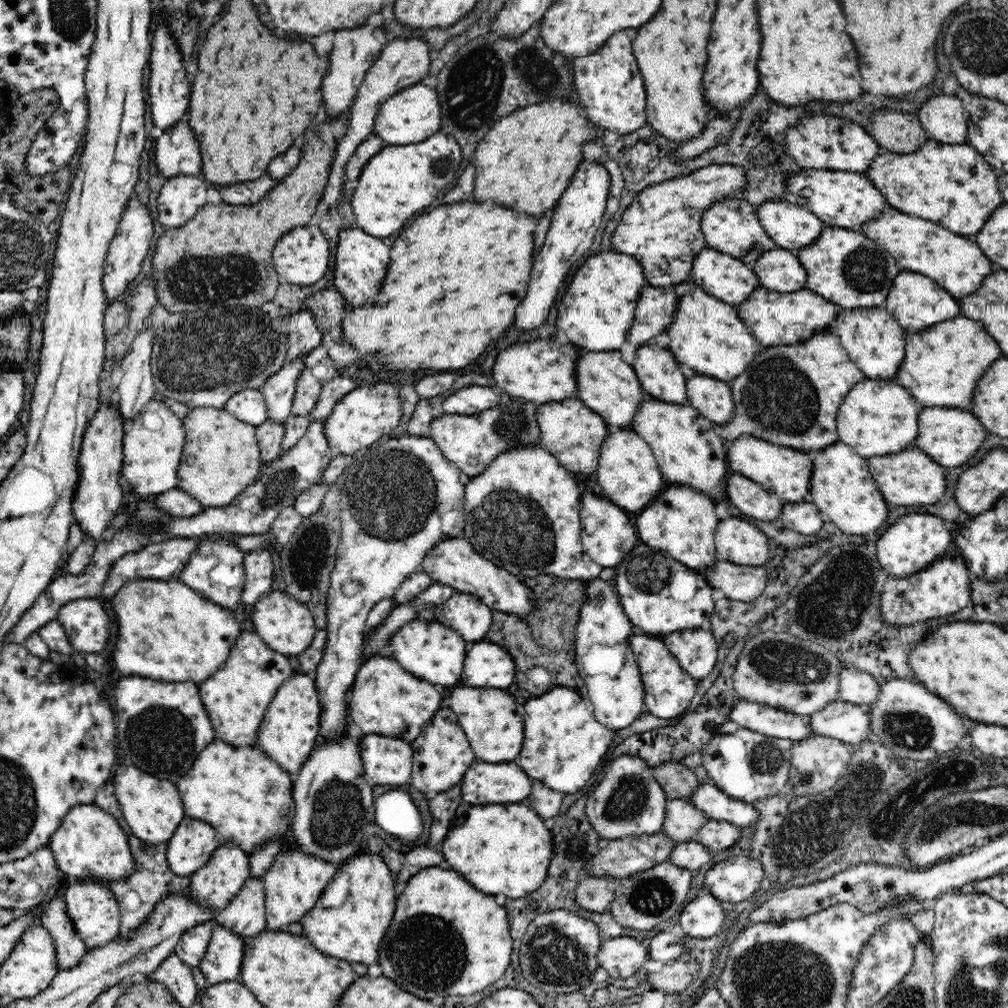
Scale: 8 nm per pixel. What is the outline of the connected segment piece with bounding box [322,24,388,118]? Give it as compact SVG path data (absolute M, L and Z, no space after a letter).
M383 24L379 27L368 25L362 28L352 28L352 30L340 29L335 32L334 46L329 54L329 67L322 80L323 104L325 104L325 113L329 114L330 118L332 114L346 114L351 109L353 99L359 86L363 84L368 69L372 68L388 42L386 33L387 27Z

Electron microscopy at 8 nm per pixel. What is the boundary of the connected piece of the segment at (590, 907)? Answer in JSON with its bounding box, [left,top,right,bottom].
[576,877,616,912]

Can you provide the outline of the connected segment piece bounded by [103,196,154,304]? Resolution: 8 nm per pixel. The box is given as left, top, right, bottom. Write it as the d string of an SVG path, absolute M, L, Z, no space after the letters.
M138 196L134 197L136 197L136 200L132 200L132 202L126 204L121 222L116 230L116 236L112 238L108 248L103 274L103 287L107 304L112 304L112 302L116 302L118 298L123 298L124 294L128 292L130 284L136 280L136 276L138 276L140 268L142 268L142 264L144 264L144 260L146 260L146 256L148 256L148 250L150 250L150 242L152 242L152 234L154 232L150 211L142 206L142 202L138 200Z

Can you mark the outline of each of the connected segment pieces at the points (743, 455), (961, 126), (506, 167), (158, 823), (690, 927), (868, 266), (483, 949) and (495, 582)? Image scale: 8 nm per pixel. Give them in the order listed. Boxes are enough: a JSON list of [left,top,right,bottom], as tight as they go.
[[727,435,812,503],[916,95,968,143],[473,100,599,219],[113,764,184,844],[678,894,726,939],[795,226,900,309],[377,868,513,1000],[421,536,532,615]]

